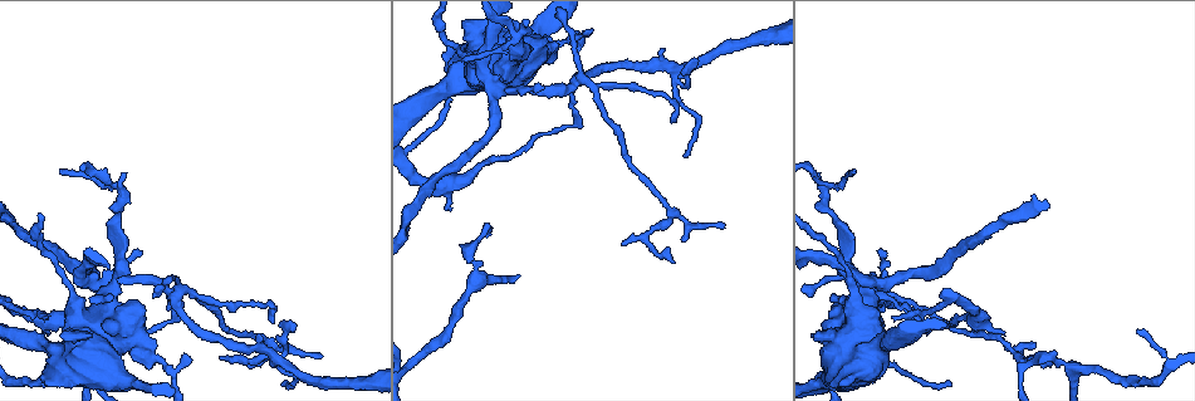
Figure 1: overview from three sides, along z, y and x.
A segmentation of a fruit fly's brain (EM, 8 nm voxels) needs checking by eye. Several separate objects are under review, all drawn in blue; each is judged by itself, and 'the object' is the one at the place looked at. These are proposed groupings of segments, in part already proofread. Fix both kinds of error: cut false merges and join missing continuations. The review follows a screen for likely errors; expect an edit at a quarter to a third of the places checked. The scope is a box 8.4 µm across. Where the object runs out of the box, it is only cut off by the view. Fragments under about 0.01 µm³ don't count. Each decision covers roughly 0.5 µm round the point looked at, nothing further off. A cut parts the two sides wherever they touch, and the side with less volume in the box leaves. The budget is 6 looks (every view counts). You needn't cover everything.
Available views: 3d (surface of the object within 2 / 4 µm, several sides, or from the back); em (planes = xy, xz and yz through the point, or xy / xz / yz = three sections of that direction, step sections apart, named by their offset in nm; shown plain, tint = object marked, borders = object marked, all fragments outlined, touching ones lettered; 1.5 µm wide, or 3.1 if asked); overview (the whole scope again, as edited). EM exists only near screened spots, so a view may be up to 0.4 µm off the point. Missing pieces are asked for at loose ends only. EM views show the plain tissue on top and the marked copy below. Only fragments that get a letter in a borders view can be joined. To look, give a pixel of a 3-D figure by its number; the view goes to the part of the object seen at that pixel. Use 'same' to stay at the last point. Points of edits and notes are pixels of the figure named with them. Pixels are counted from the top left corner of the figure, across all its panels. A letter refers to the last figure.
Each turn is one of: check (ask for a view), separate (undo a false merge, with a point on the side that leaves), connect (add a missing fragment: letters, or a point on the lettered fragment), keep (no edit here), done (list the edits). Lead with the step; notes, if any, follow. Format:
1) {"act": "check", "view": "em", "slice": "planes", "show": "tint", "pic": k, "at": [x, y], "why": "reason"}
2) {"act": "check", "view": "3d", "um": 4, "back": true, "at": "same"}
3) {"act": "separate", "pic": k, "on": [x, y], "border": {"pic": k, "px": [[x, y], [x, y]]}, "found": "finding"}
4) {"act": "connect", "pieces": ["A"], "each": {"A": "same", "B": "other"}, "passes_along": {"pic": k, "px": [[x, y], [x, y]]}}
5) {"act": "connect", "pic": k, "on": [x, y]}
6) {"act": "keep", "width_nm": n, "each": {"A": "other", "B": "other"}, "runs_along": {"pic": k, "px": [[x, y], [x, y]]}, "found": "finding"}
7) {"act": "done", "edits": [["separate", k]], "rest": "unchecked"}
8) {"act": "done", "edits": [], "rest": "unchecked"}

{"act": "check", "view": "em", "slice": "yz", "step": 4, "show": "tint", "pic": 1, "at": [515, 33], "why": "abrupt turn"}

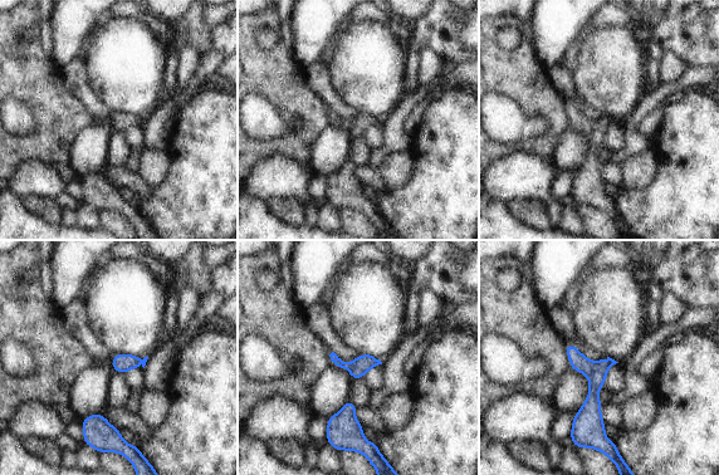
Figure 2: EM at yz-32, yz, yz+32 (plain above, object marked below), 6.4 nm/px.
{"act": "check", "view": "em", "slice": "planes", "show": "borders", "at": "same"}

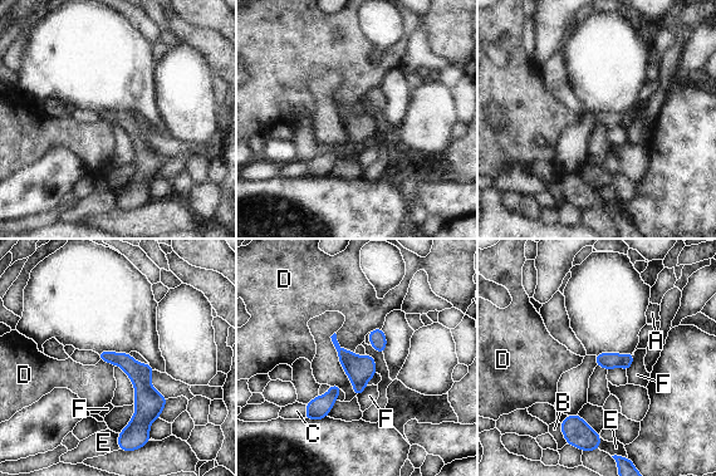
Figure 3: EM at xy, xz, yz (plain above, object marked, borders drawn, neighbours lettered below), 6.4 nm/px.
{"act": "keep", "each": {"A": "other", "B": "other", "C": "other", "D": "other", "E": "other", "F": "other"}, "border": {"pic": 3, "px": [[334, 333], [338, 343], [353, 352]]}, "found": "all the same cell"}

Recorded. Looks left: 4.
{"act": "check", "view": "em", "slice": "xz", "step": 4, "show": "tint", "pic": 1, "at": [877, 292], "why": "four or more arms meet"}

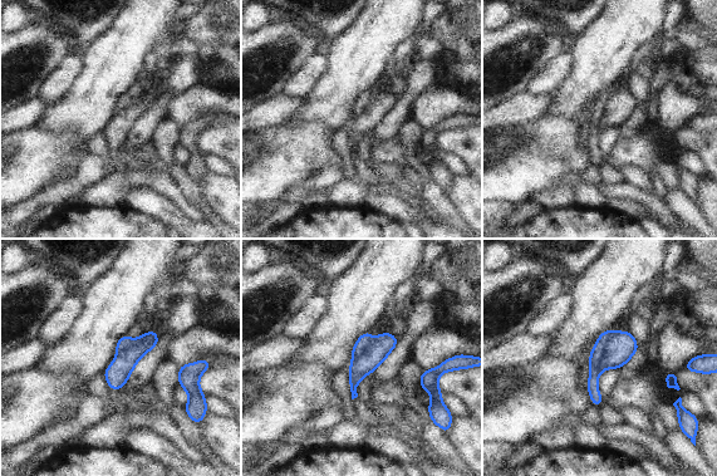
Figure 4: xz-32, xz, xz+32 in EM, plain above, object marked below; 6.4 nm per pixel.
{"act": "check", "view": "em", "slice": "planes", "show": "borders", "at": "same", "why": "cut it another way"}

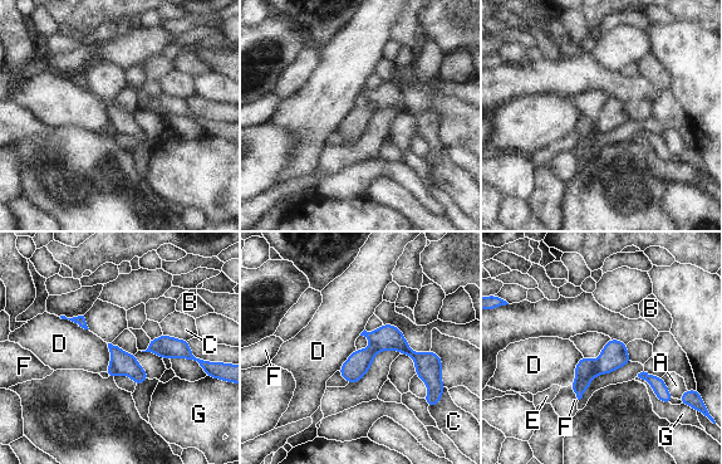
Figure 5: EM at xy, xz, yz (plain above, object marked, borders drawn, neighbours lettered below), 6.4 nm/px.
{"act": "separate", "pic": 5, "on": [585, 367], "longest_contact_nm": ["G", 280], "each": {"A": "other", "B": "other", "C": "other", "D": "other", "E": "other", "F": "other", "G": "other"}, "found": "a second cell is stuck on"}

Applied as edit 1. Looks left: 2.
{"act": "check", "view": "em", "slice": "yz", "step": 4, "show": "borders", "pic": 1, "at": [117, 374], "why": "thick turns thin"}

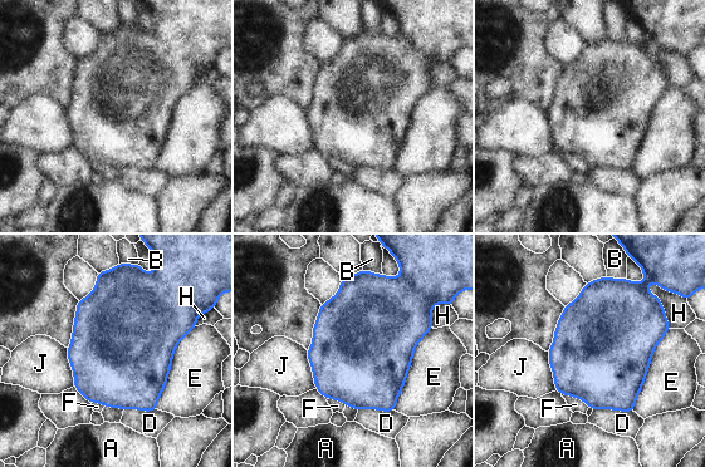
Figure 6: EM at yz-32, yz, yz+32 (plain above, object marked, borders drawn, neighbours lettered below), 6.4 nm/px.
{"act": "check", "view": "em", "slice": "planes", "show": "borders", "at": "same"}

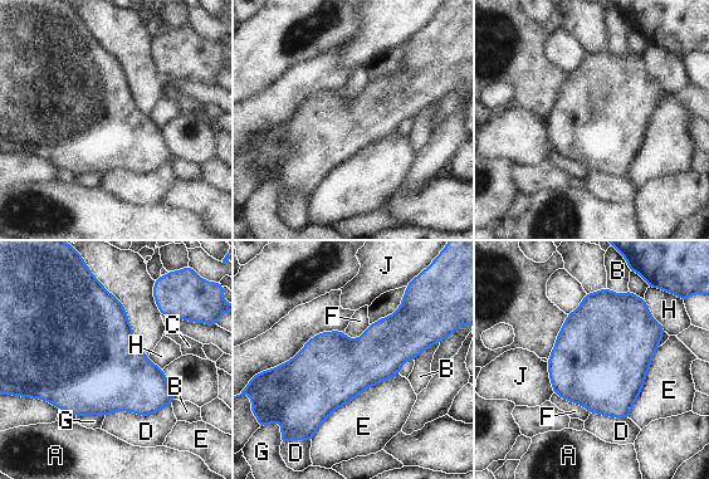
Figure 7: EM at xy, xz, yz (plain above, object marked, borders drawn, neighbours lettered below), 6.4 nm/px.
{"act": "keep", "each": {"A": "other", "B": "other", "C": "other", "D": "other", "E": "other", "F": "other", "G": "other", "H": "other", "J": "other"}, "border": {"pic": 7, "px": [[644, 298], [649, 313], [665, 331]]}, "found": "continuous, no second cell"}

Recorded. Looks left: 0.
{"act": "done", "edits": [["separate", 5]], "rest": "unchecked"}

